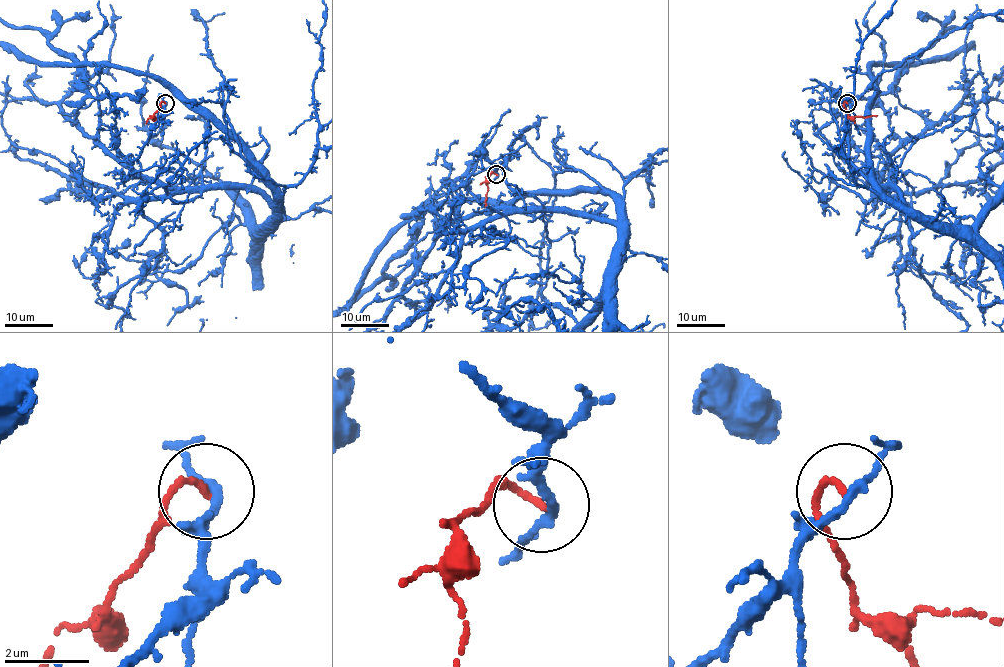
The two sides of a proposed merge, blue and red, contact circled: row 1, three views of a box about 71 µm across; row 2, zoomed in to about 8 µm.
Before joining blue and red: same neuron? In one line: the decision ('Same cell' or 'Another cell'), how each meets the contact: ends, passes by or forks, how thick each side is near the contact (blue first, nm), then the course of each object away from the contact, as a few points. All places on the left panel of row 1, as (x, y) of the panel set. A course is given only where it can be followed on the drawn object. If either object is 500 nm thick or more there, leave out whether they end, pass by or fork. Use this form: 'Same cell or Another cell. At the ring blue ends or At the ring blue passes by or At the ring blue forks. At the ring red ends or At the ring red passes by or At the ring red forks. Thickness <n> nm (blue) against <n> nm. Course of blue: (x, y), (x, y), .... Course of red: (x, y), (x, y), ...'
Same cell. At the ring blue passes by. At the ring red ends. Thickness 200 nm (blue) against 160 nm. Course of blue: (165, 103), (130, 171), (256, 190), (255, 289), (248, 207), (188, 160), (170, 79). Course of red: (165, 102), (160, 103), (154, 117), (149, 116)

